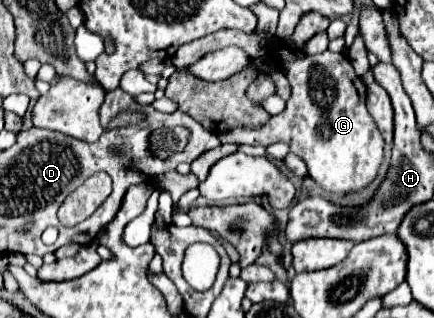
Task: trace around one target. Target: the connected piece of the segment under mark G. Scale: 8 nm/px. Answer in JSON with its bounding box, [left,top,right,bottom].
[220,48,384,192]

